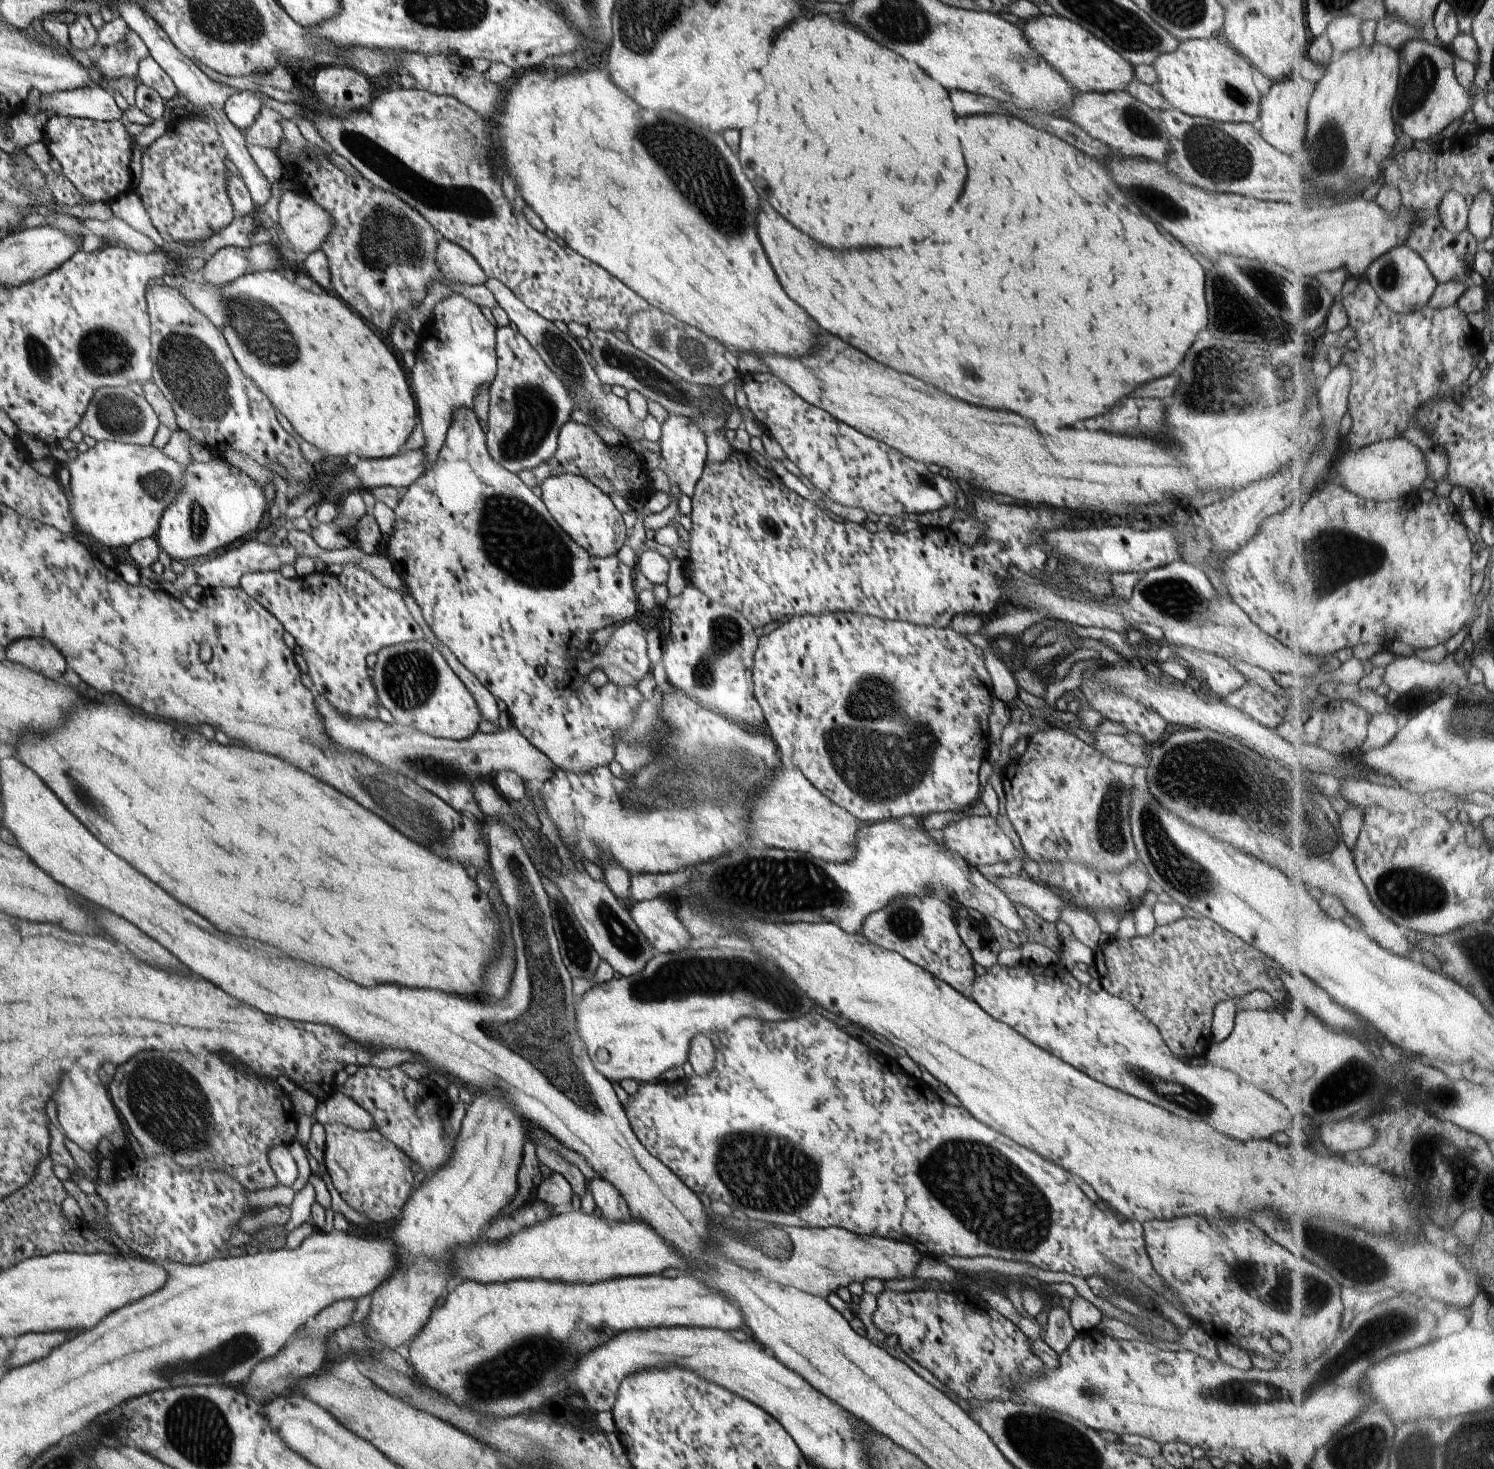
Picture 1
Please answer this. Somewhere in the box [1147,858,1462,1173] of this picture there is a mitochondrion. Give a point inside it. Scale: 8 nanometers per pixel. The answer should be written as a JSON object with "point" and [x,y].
{"point":[1407,891]}

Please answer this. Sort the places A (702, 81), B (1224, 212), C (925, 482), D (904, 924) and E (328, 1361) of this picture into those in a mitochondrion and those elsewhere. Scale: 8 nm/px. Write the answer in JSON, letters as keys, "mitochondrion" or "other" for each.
{"A":"other","B":"other","C":"mitochondrion","D":"mitochondrion","E":"other"}

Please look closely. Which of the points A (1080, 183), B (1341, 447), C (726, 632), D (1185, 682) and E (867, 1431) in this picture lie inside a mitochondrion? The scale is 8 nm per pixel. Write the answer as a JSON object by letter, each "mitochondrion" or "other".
{"A":"other","B":"other","C":"mitochondrion","D":"other","E":"other"}

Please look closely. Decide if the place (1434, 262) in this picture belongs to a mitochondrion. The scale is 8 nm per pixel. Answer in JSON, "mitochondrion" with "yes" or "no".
{"mitochondrion":"no"}

